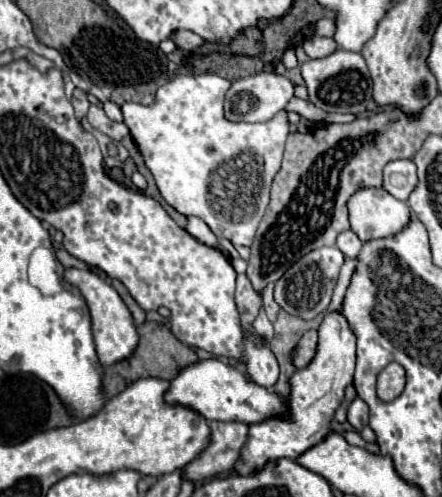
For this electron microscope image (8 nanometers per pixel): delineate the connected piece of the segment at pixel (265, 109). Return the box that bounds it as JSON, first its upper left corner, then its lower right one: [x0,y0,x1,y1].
[225,71,295,121]

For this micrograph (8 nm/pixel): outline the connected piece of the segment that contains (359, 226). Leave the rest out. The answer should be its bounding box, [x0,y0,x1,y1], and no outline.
[347,189,411,241]

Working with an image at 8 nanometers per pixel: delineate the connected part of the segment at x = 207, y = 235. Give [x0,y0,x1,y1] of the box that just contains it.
[187,217,219,247]

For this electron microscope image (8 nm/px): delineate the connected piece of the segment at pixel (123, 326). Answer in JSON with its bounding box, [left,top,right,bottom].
[65,269,139,365]

